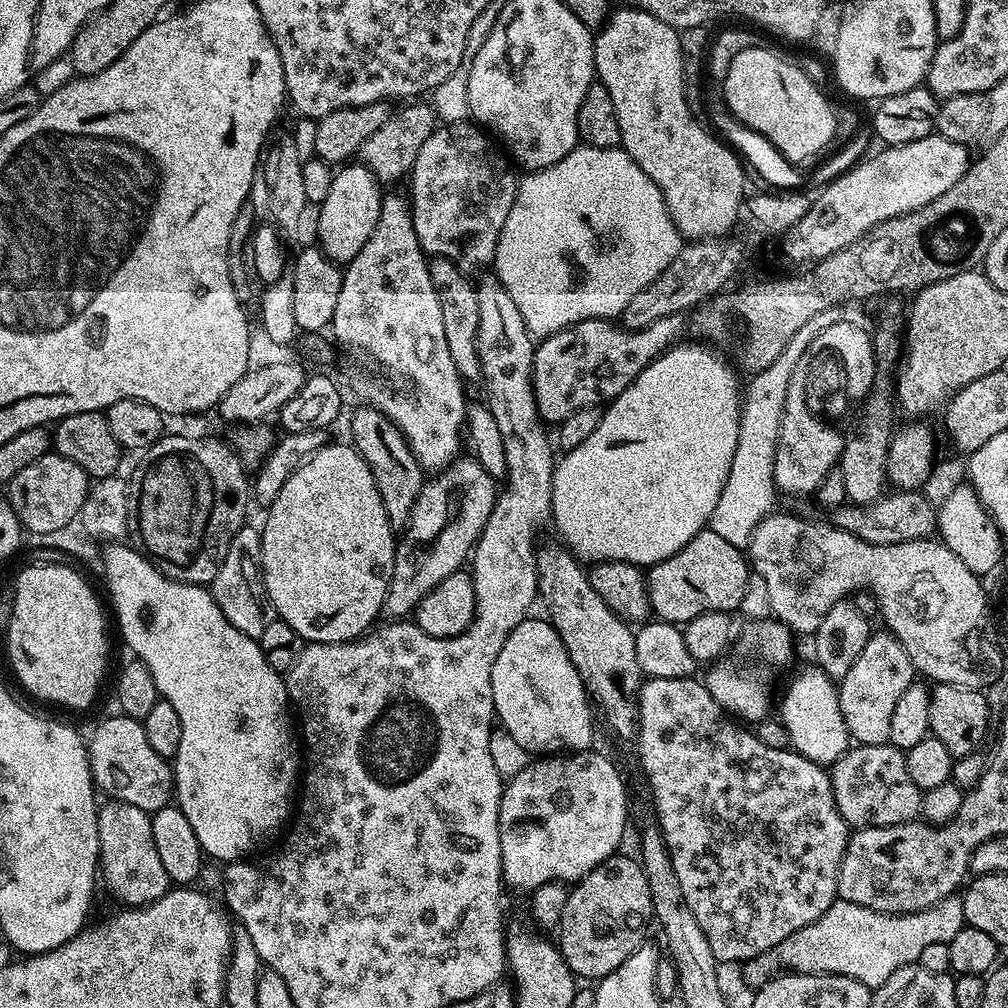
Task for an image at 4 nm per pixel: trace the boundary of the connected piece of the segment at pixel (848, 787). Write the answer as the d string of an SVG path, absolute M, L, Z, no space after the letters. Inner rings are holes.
M890 743L849 747L831 765L830 775L836 808L853 829L909 824L921 815L924 806L922 790L914 786L910 773L906 771L904 752Z

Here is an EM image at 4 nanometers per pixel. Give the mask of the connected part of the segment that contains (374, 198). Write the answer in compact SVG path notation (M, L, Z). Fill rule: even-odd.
M345 163L333 175L330 194L326 194L326 202L318 205L320 217L316 220L316 236L320 239L318 241L320 251L325 252L341 266L353 260L358 250L366 246L366 238L374 234L374 226L378 226L381 199L382 188L375 174L365 164Z

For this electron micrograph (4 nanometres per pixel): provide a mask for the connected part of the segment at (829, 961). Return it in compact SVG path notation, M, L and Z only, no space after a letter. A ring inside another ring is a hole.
M953 894L926 910L893 914L875 912L866 906L837 898L822 918L810 922L810 926L802 926L802 930L794 930L790 938L778 942L772 951L747 961L743 965L744 980L749 984L749 989L755 990L781 970L826 972L830 976L854 978L874 990L882 986L894 970L917 963L926 946L933 942L950 943L954 934L966 927L963 901L963 895Z

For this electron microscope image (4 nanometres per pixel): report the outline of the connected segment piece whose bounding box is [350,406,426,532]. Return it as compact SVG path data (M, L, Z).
M360 407L350 422L352 432L350 440L359 455L370 466L371 473L375 476L378 494L381 495L382 504L386 507L388 521L393 531L398 532L407 527L414 502L426 479L424 469L410 451L408 440L394 426L392 420L386 418L376 408Z

